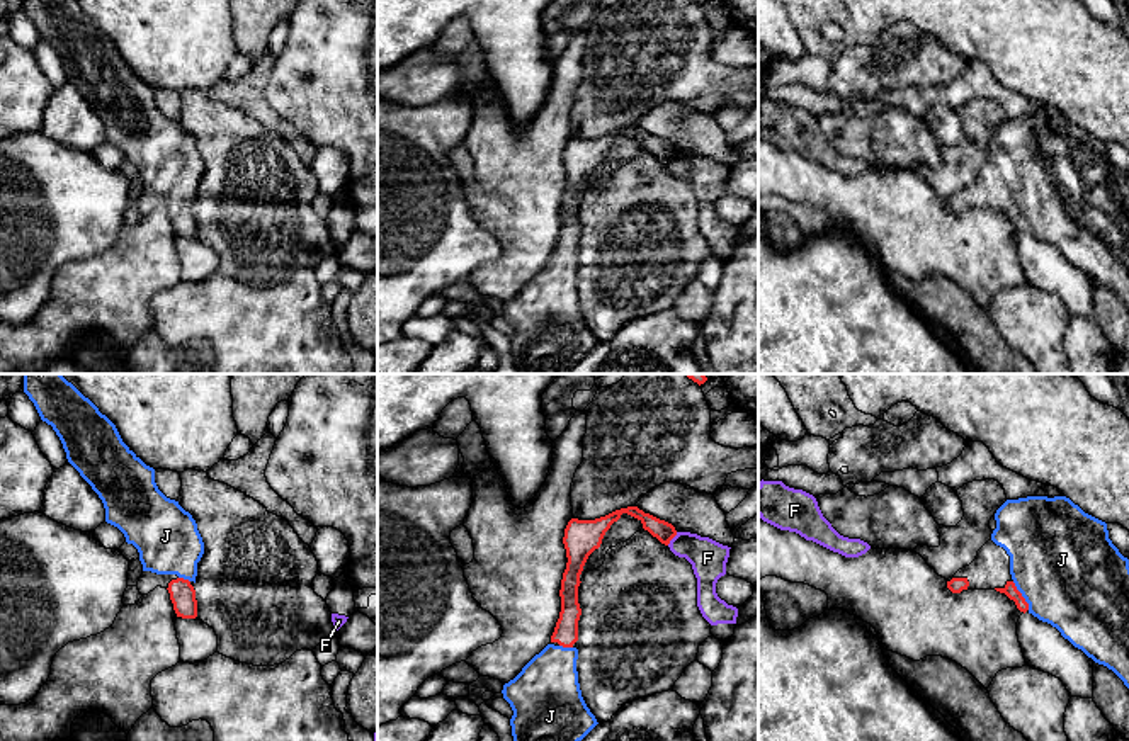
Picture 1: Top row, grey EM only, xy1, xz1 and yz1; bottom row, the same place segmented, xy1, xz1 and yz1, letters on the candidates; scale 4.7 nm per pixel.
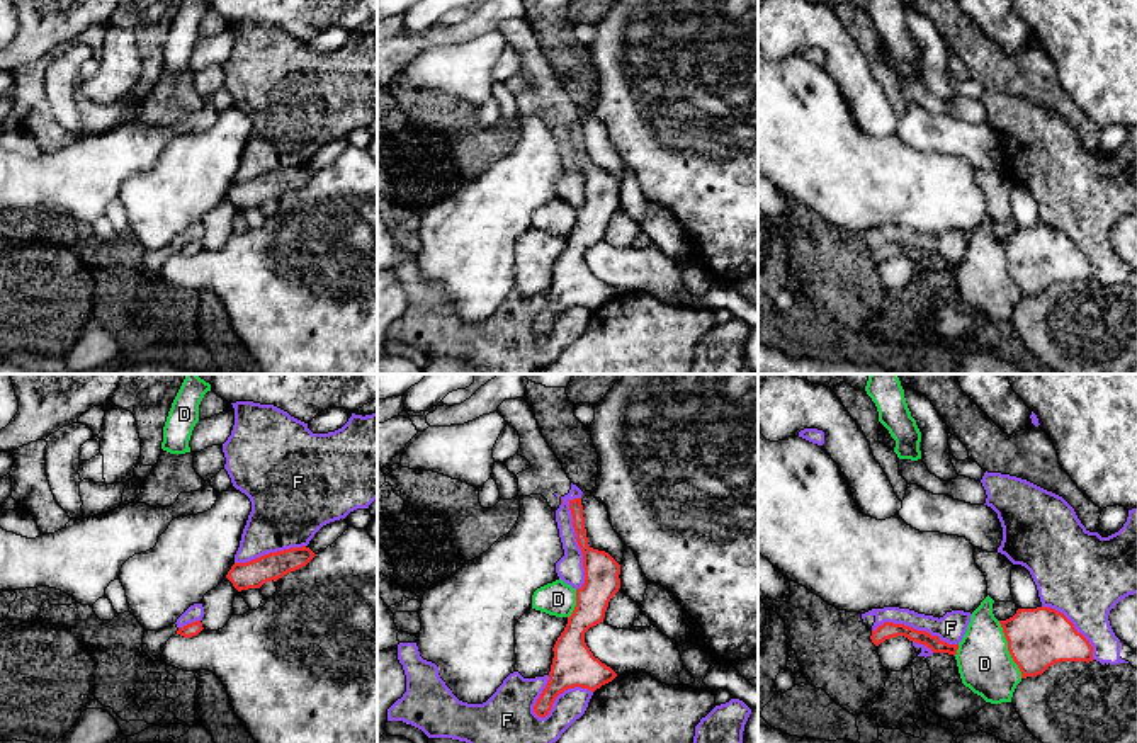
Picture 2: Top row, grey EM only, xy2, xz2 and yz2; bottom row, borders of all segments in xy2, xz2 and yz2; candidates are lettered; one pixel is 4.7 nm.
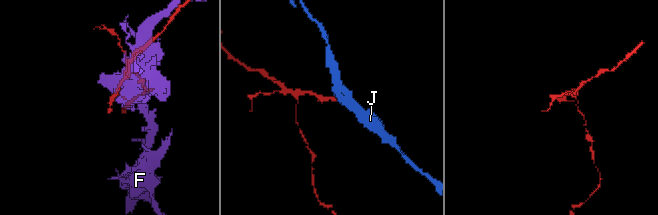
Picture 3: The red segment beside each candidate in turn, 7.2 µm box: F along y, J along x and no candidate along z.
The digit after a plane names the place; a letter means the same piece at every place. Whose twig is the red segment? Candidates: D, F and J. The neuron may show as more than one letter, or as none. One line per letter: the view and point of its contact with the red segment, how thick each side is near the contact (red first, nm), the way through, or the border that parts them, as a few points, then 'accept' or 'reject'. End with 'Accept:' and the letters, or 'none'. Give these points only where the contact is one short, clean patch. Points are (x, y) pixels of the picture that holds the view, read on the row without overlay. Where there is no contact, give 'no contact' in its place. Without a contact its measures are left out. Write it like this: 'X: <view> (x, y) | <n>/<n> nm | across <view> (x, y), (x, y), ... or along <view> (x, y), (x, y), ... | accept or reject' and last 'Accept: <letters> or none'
D: yz2 (1008, 269) | 280/260 nm | reject
F: xz2 (558, 313) | 200/240 nm | reject
J: yz1 (1021, 214) | 70/480 nm | across yz1 (1010, 209), (1021, 214), (1034, 208), (1061, 181) | accept
Accept: J

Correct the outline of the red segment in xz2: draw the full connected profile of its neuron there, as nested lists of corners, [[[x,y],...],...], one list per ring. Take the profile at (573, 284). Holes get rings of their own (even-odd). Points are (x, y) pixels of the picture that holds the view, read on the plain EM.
[[[581,117],[569,119],[576,162],[583,172],[585,202],[576,209],[576,226],[557,257],[552,270],[549,301],[534,325],[546,337],[559,313],[581,306],[595,311],[612,301],[617,292],[593,275],[585,252],[603,241],[610,218],[620,207],[620,184],[605,170],[588,165]]]

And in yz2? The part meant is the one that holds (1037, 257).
[[[1018,228],[999,243],[1021,298],[1042,294],[1061,281],[1093,281],[1089,260],[1055,228]]]

